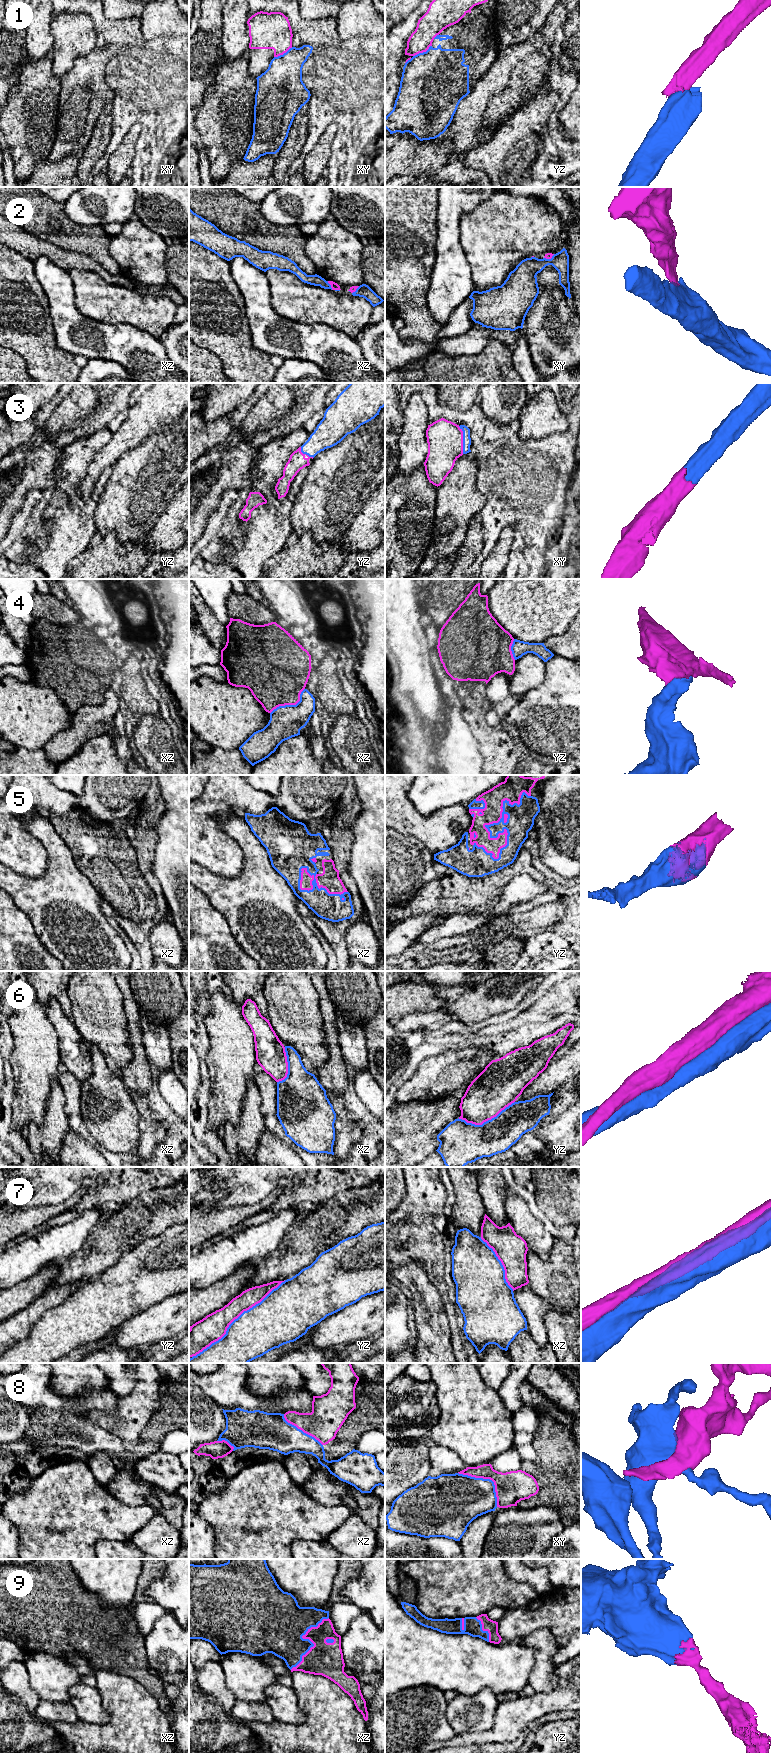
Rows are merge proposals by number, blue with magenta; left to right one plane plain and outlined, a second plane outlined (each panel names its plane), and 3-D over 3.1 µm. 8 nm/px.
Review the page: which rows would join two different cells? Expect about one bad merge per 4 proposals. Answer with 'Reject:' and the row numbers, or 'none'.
Reject: 1, 2, 4, 6, 7, 8

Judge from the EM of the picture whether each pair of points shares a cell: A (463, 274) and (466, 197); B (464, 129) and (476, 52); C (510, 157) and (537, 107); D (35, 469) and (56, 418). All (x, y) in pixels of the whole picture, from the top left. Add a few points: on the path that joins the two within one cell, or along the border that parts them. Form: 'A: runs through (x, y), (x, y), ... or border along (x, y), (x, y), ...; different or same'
A: runs through (452, 255), (451, 216); same
B: border along (484, 72), (470, 92); different
C: runs through (514, 145), (530, 119); same
D: border along (44, 442), (51, 441), (57, 447), (64, 449); different

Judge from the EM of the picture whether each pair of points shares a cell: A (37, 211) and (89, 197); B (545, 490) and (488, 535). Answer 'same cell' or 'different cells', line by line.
A: different cells
B: same cell

